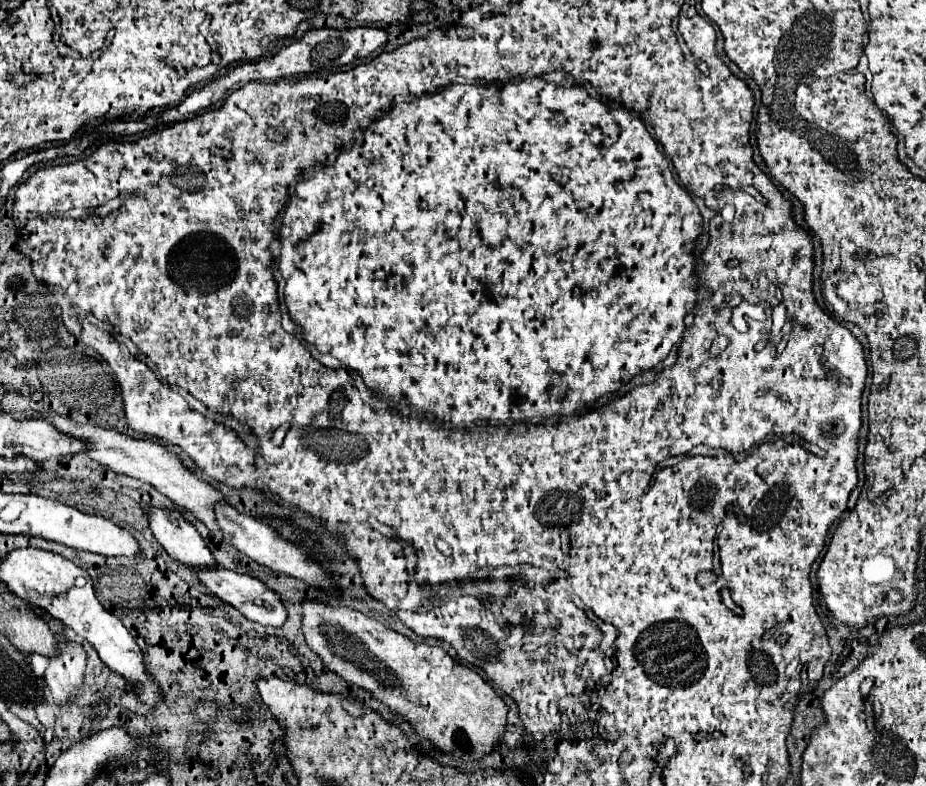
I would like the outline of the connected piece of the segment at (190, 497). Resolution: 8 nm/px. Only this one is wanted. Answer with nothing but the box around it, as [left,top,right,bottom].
[47,412,225,534]

